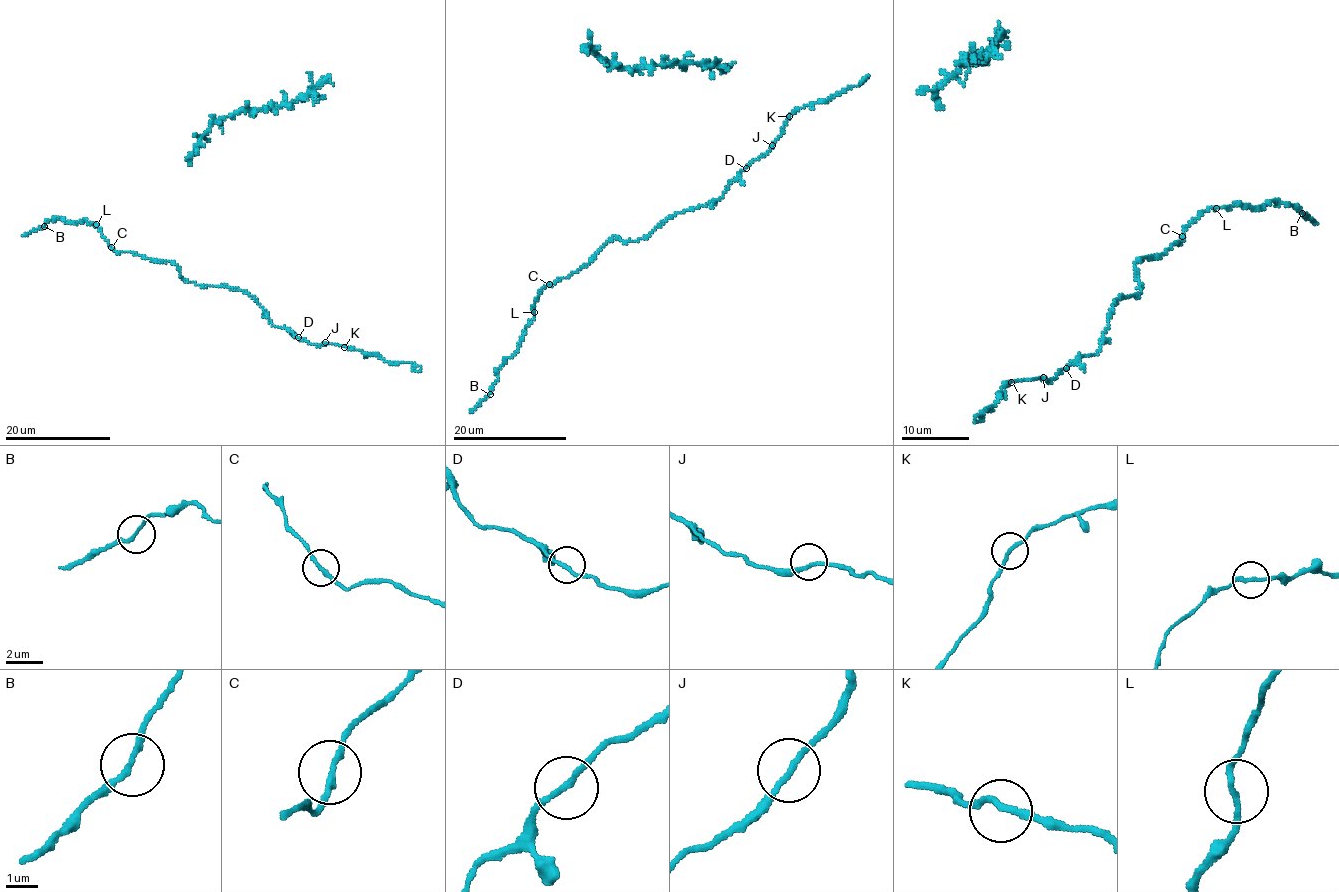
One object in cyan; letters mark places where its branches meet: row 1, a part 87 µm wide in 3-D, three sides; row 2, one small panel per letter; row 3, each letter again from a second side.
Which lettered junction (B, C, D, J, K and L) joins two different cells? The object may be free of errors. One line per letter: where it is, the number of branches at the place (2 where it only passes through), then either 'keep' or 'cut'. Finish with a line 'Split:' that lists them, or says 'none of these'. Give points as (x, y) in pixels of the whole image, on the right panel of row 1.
B: (1302, 213) | 2 | cut
C: (1182, 236) | 2 | keep
D: (1066, 368) | 2 | keep
J: (1043, 377) | 2 | keep
K: (1011, 382) | 2 | keep
L: (1216, 208) | 2 | keep
Split: B

